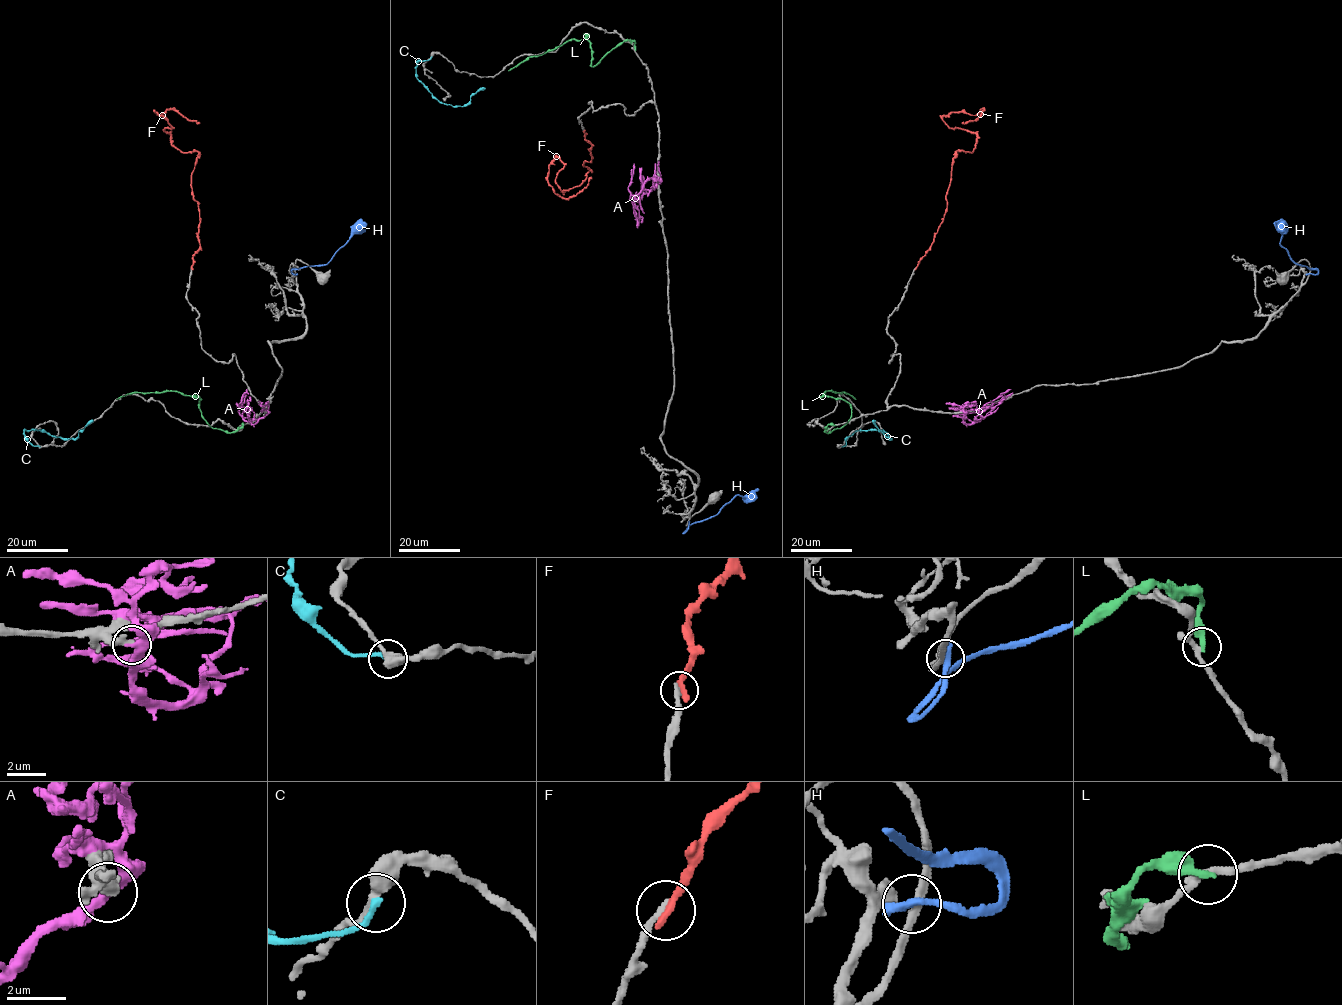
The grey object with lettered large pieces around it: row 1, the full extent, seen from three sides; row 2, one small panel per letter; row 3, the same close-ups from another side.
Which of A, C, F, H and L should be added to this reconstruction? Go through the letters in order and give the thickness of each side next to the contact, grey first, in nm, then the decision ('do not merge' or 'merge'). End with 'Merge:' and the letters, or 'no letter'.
A: 360 nm thick on the grey side, 360 nm on the other; do not merge
C: 400 nm thick on the grey side, 240 nm on the other; do not merge
F: 260 nm thick on the grey side, 340 nm on the other; merge
H: 240 nm thick on the grey side, 360 nm on the other; do not merge
L: 200 nm thick on the grey side, 340 nm on the other; do not merge
Merge: F

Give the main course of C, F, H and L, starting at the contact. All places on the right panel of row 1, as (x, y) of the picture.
C: (842, 446), (855, 432), (862, 430), (883, 430), (891, 438), (880, 431), (873, 420)
F: (916, 268), (944, 217), (955, 153), (972, 152), (976, 140), (942, 118), (983, 110), (961, 123)
H: (1308, 274), (1317, 274), (1318, 271), (1297, 264), (1291, 259), (1281, 245), (1282, 233), (1274, 224)
L: (835, 425), (828, 425), (825, 432), (840, 428), (851, 417), (851, 407), (824, 393), (845, 392), (855, 399)

